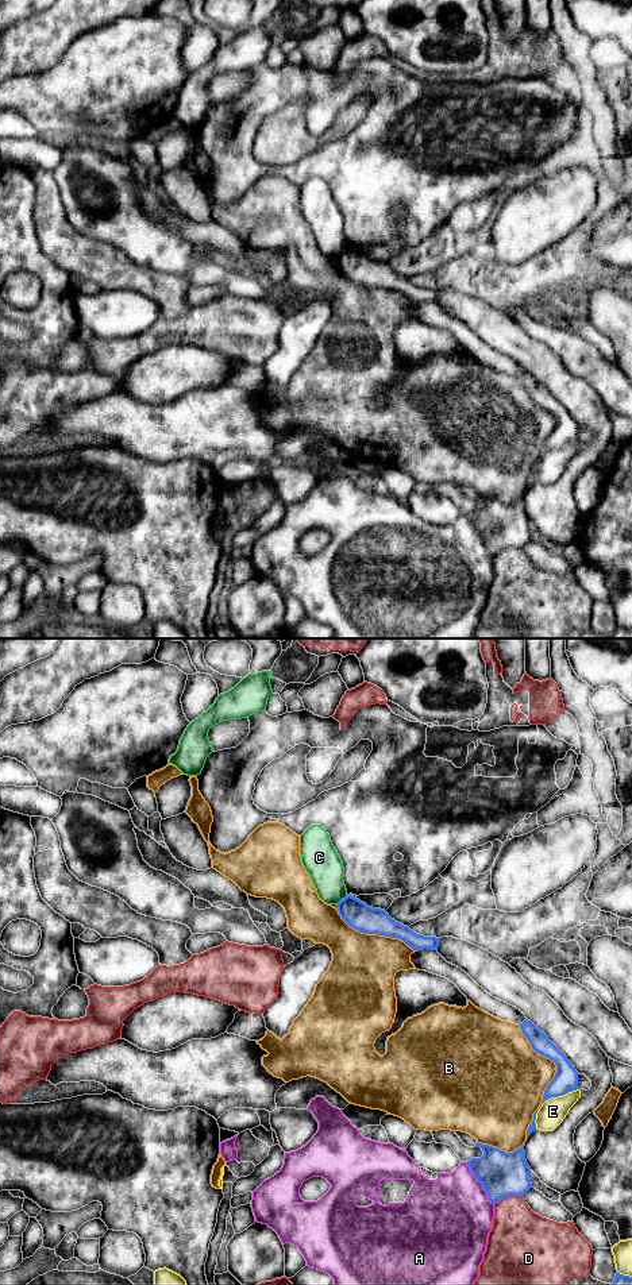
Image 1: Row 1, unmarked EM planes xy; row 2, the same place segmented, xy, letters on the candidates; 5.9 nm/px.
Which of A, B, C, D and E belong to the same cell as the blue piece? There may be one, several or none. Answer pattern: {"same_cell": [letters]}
{"same_cell": []}

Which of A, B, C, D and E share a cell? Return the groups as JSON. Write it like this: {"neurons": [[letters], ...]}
{"neurons": [["A"], ["B"], ["C"], ["D"], ["E"]]}

